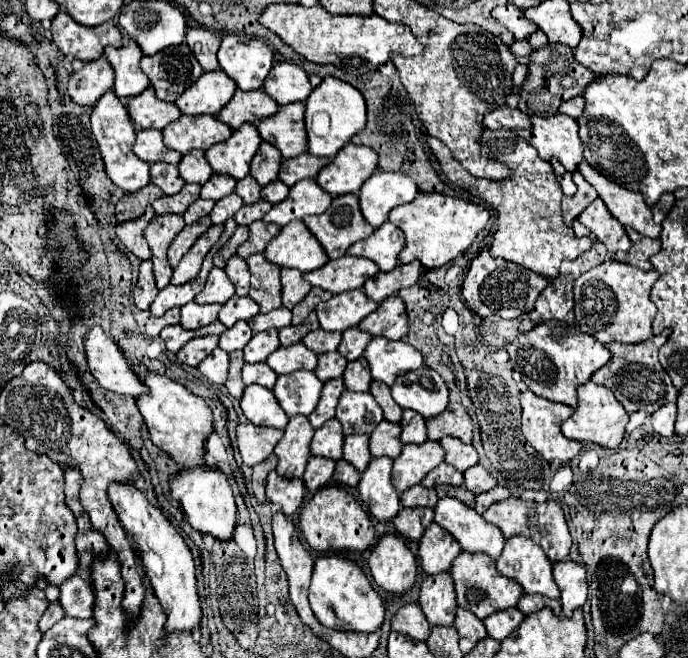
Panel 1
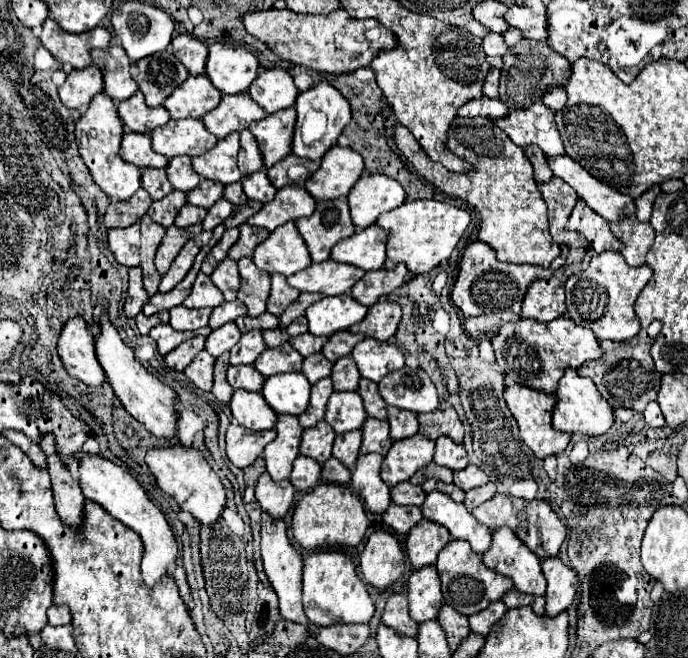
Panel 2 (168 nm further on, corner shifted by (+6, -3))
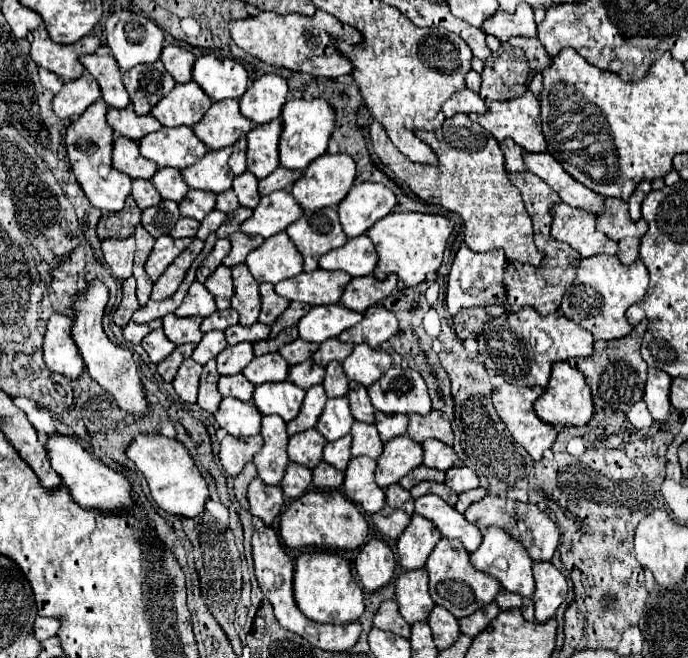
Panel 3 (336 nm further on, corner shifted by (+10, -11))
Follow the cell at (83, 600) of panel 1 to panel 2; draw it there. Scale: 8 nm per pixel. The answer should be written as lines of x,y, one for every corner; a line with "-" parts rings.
51,605
47,611
51,625
69,625
71,623
71,611
65,605

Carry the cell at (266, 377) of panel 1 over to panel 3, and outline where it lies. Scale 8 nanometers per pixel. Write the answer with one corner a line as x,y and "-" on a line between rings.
241,373
219,379
219,393
223,397
235,397
235,399
241,399
241,401
251,401
253,389
255,387

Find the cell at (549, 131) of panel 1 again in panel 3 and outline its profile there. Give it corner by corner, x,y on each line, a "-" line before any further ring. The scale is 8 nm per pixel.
525,91
521,97
509,99
509,101
493,101
487,103
487,113
477,115
471,113
469,119
477,121
487,133
491,133
495,139
513,139
519,147
523,147
529,153
545,153
545,139
541,133
541,119
539,119
539,107
537,107
537,97
531,91

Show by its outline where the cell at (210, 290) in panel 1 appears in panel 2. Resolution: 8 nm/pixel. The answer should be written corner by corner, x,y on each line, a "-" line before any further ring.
199,273
195,283
193,283
193,291
189,293
189,297
185,299
185,307
191,309
199,309
199,307
217,307
221,305
225,299
221,295
221,291
217,291
217,287
213,285
213,281
205,275

